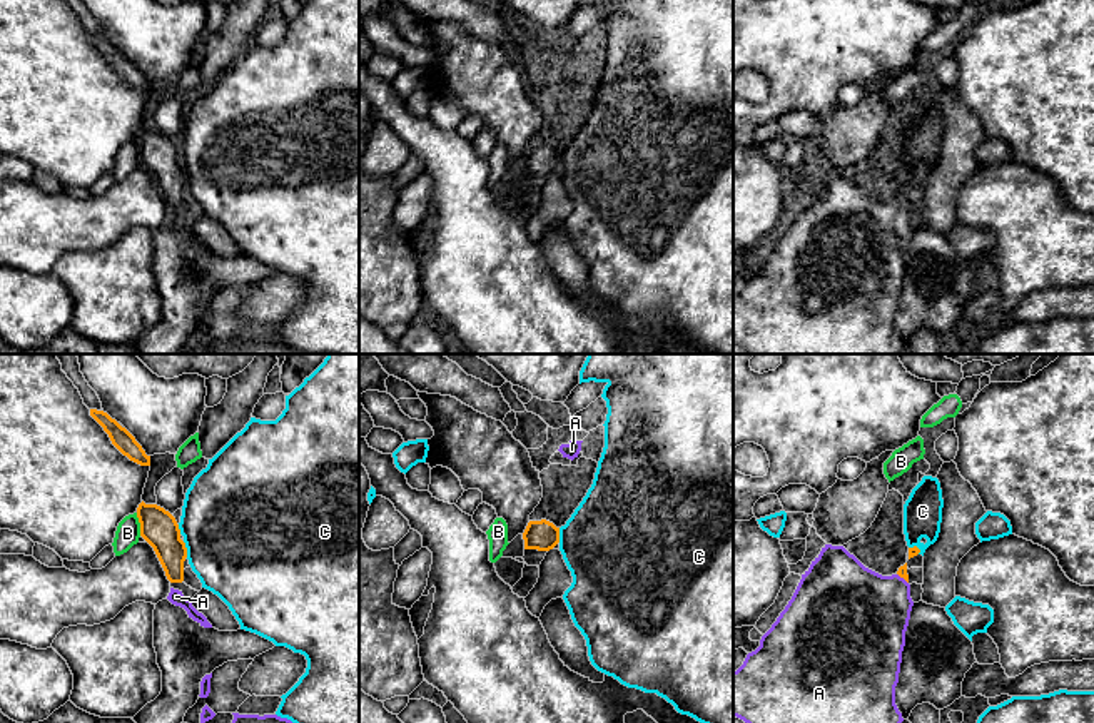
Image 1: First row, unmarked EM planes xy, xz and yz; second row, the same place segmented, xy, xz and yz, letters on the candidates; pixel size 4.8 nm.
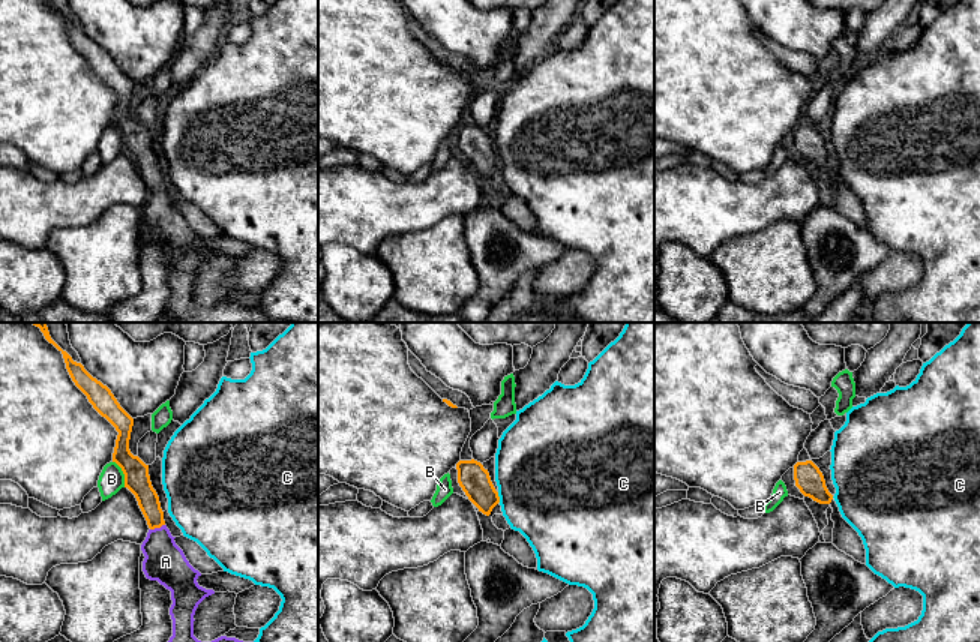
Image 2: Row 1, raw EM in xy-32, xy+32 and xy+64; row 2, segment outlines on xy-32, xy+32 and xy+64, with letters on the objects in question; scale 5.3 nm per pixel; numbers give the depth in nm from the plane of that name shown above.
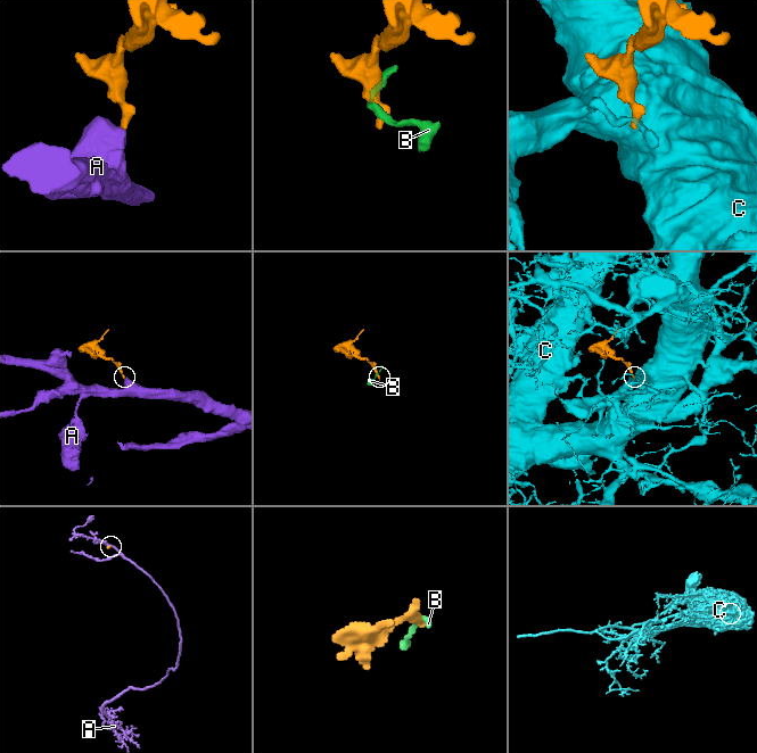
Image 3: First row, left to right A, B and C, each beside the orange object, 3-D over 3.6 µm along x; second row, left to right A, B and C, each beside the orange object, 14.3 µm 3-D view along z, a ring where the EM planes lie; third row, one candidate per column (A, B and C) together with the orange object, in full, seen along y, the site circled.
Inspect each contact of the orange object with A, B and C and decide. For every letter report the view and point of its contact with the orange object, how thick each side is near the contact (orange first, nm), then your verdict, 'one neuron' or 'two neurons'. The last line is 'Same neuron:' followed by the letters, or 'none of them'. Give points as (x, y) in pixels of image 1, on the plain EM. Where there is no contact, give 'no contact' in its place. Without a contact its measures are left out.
A: contact yz (902, 202); calibres 50 and 400 nm; one neuron
B: contact xy (141, 151); calibres 180 and 120 nm; two neurons
C: contact xy (186, 176); calibres 180 and 500 nm; two neurons
Same neuron: A

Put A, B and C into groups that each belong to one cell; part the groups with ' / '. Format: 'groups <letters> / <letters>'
groups A / B / C

